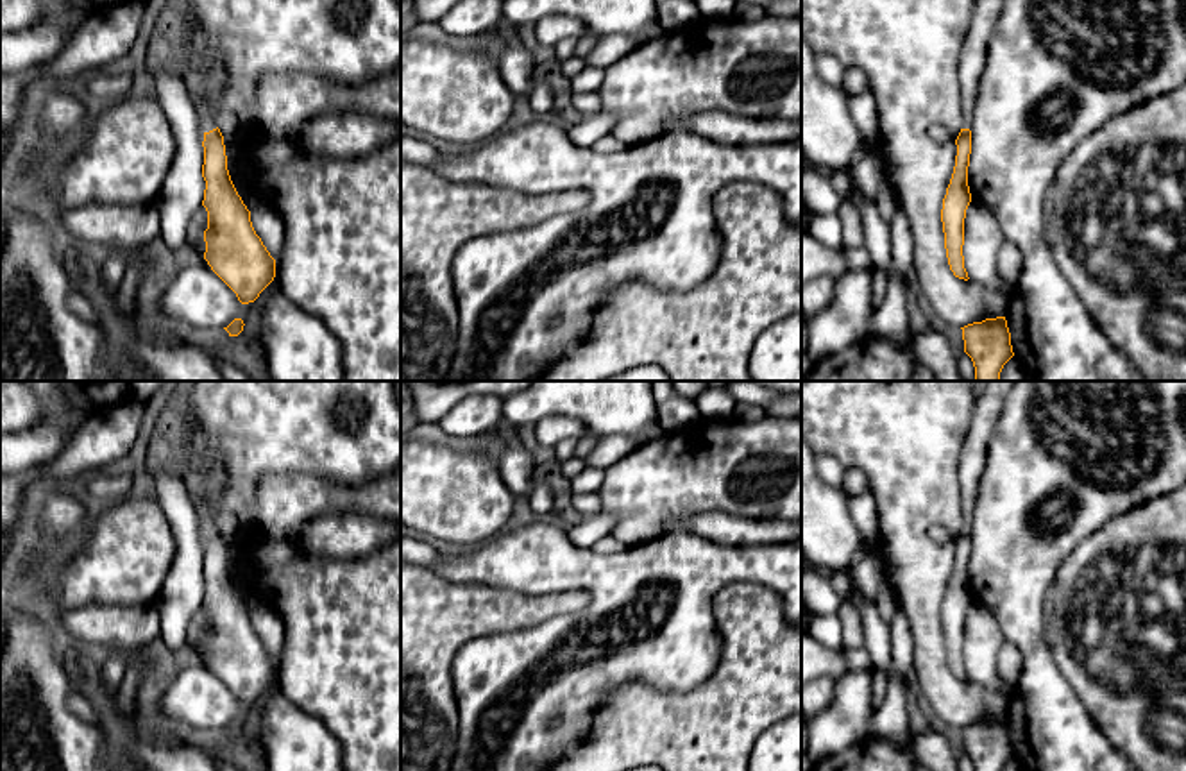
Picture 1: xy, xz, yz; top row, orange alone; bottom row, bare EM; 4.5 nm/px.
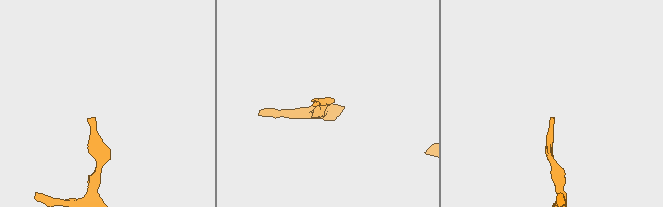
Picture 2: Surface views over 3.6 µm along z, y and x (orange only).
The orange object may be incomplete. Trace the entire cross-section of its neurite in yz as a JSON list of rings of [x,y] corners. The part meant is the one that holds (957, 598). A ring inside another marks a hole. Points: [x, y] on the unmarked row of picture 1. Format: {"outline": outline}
{"outline": [[[986,381],[977,399],[973,420],[961,449],[957,478],[961,481],[962,530],[955,540],[955,567],[943,599],[941,623],[945,633],[945,649],[950,671],[955,678],[968,682],[964,669],[964,619],[971,603],[968,587],[968,567],[971,555],[971,517],[977,501],[977,488],[984,470],[984,458],[989,436],[1000,417],[1004,401],[1016,381]]]}

